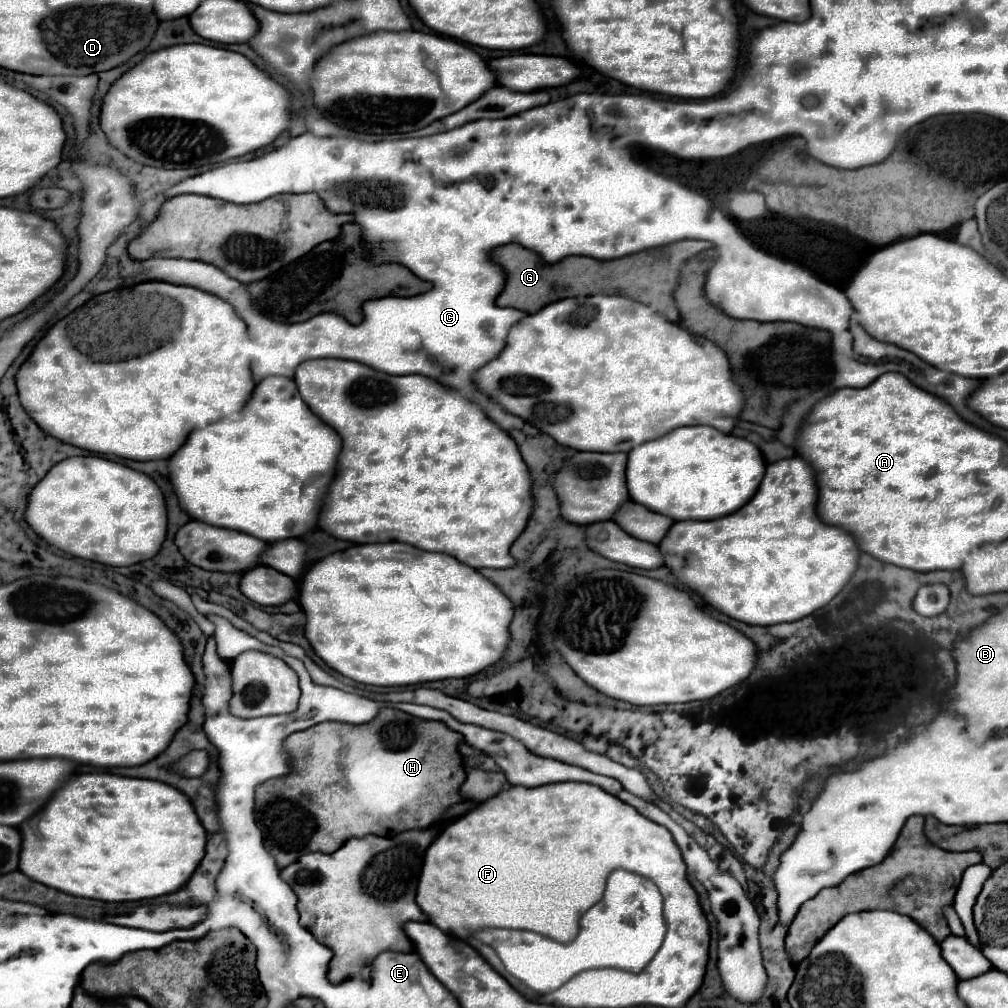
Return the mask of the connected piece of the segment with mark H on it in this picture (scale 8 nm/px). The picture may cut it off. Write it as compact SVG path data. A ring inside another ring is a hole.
M391 707L379 709L377 717L363 725L320 723L307 731L289 735L283 741L283 751L291 755L291 771L283 777L265 781L255 789L255 821L263 833L265 849L275 857L277 867L283 869L295 863L303 853L331 853L349 837L427 829L439 821L451 805L461 801L459 787L465 781L463 761L457 751L461 739L459 733L439 721L423 721ZM321 795L326 795L322 802L319 801Z

